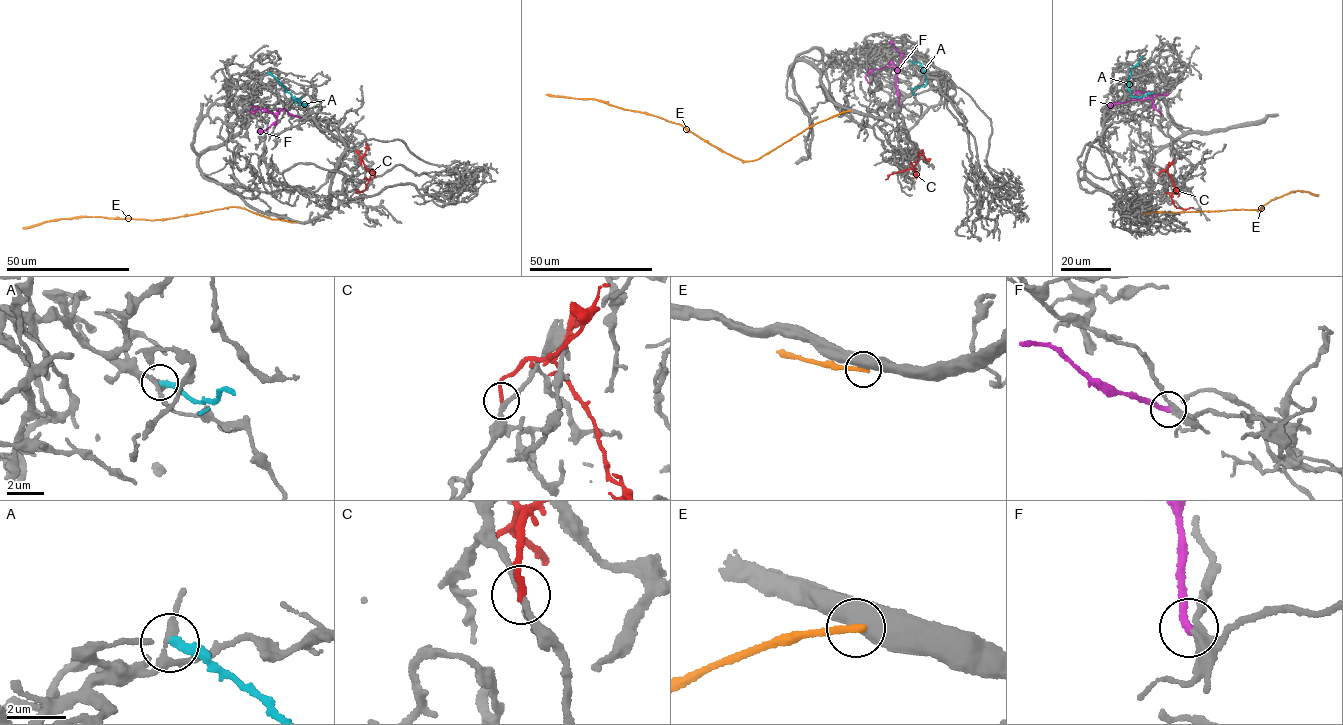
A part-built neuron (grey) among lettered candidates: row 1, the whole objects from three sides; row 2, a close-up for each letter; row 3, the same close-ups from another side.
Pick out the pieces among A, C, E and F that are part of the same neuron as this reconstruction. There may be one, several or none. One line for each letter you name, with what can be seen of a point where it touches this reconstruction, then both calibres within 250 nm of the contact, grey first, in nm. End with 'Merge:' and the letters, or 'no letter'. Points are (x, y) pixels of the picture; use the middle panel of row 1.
Merge: no letter

